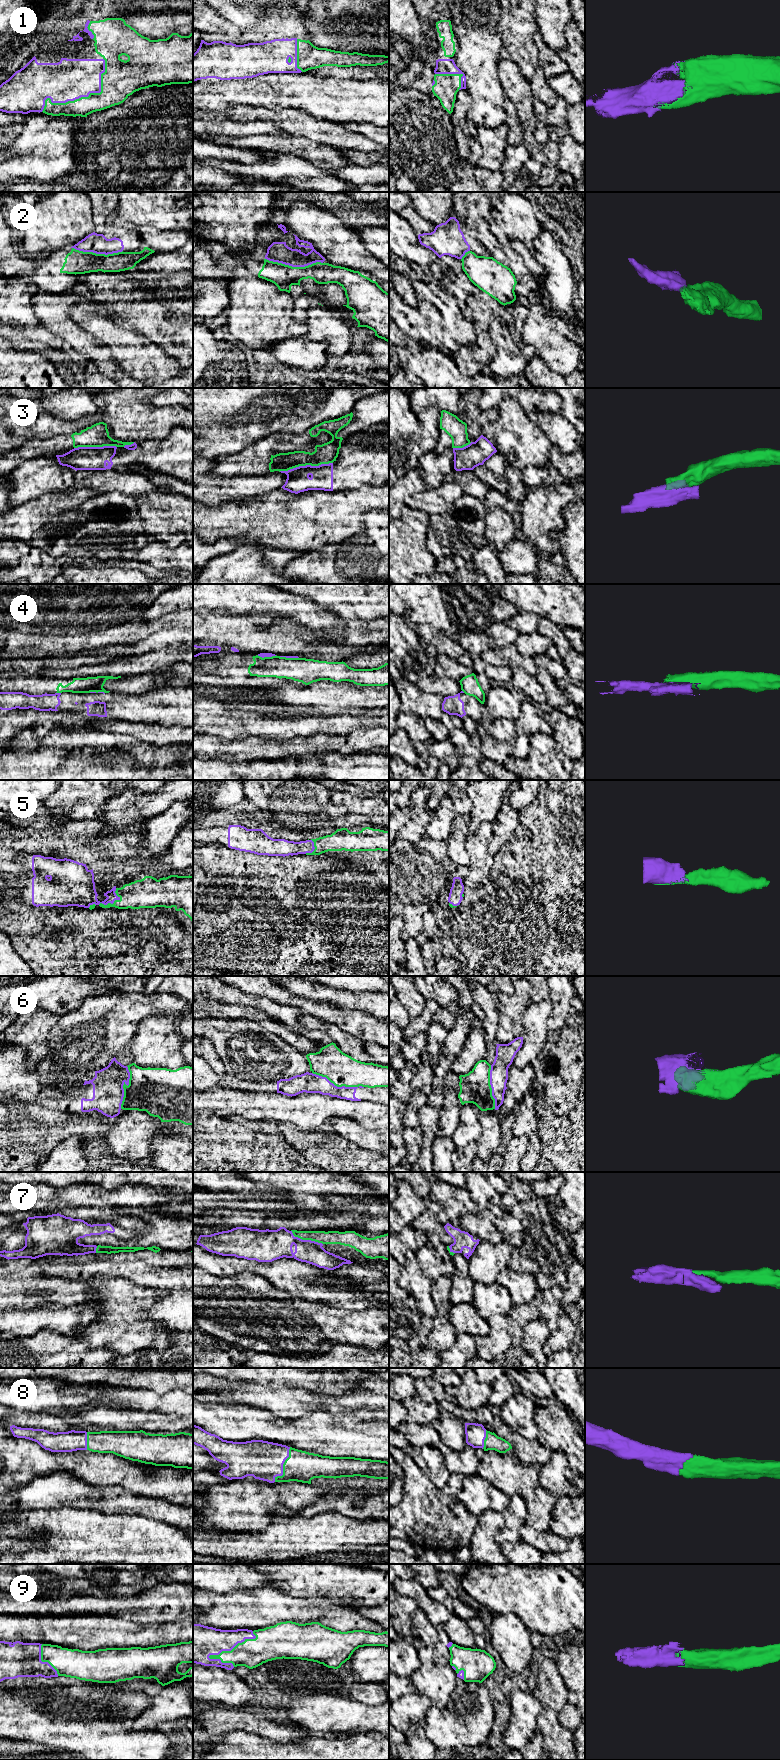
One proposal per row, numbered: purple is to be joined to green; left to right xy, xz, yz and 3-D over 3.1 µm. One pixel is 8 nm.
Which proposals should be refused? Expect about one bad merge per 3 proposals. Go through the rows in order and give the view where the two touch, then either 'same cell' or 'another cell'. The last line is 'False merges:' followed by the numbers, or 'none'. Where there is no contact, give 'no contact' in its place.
1: contact in xy; same cell
2: contact in xz; another cell
3: contact in xz; another cell
4: contact in xz; another cell
5: contact in xy; same cell
6: contact in xz; another cell
7: contact in xz; same cell
8: contact in xz; same cell
9: contact in xz; same cell
False merges: 2, 3, 4, 6

